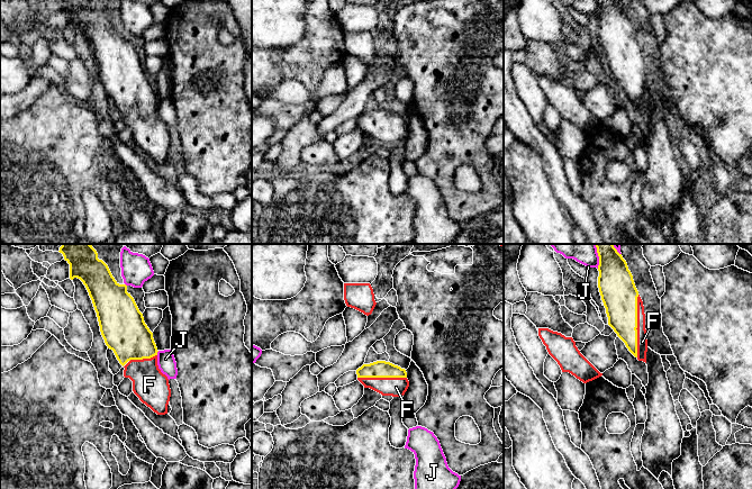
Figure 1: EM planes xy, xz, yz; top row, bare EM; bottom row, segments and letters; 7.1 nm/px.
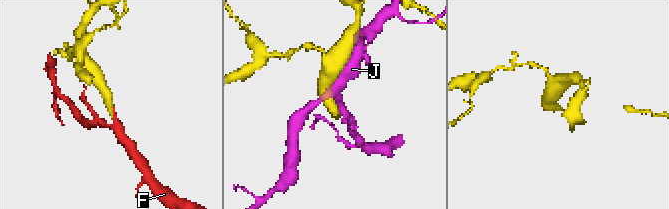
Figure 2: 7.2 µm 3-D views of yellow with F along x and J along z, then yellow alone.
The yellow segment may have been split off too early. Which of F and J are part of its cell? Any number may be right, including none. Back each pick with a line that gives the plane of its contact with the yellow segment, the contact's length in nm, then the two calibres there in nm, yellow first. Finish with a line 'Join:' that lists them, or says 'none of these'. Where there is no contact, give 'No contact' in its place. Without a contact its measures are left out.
F: Touches yellow in yz. Shared border 440 nm. Thickness 260 nm (yellow) against 80 nm
Join: F

